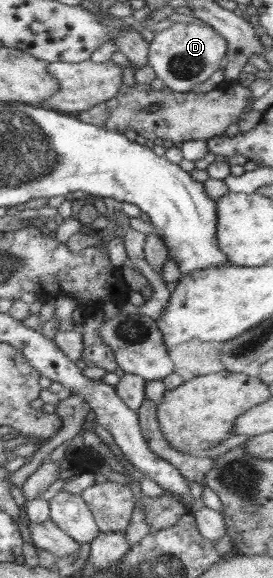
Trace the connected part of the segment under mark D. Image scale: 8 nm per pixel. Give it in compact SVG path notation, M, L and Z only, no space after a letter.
M174 23L159 31L149 43L148 65L150 65L160 86L176 92L188 93L192 86L204 82L220 69L227 51L226 39L209 24Z

